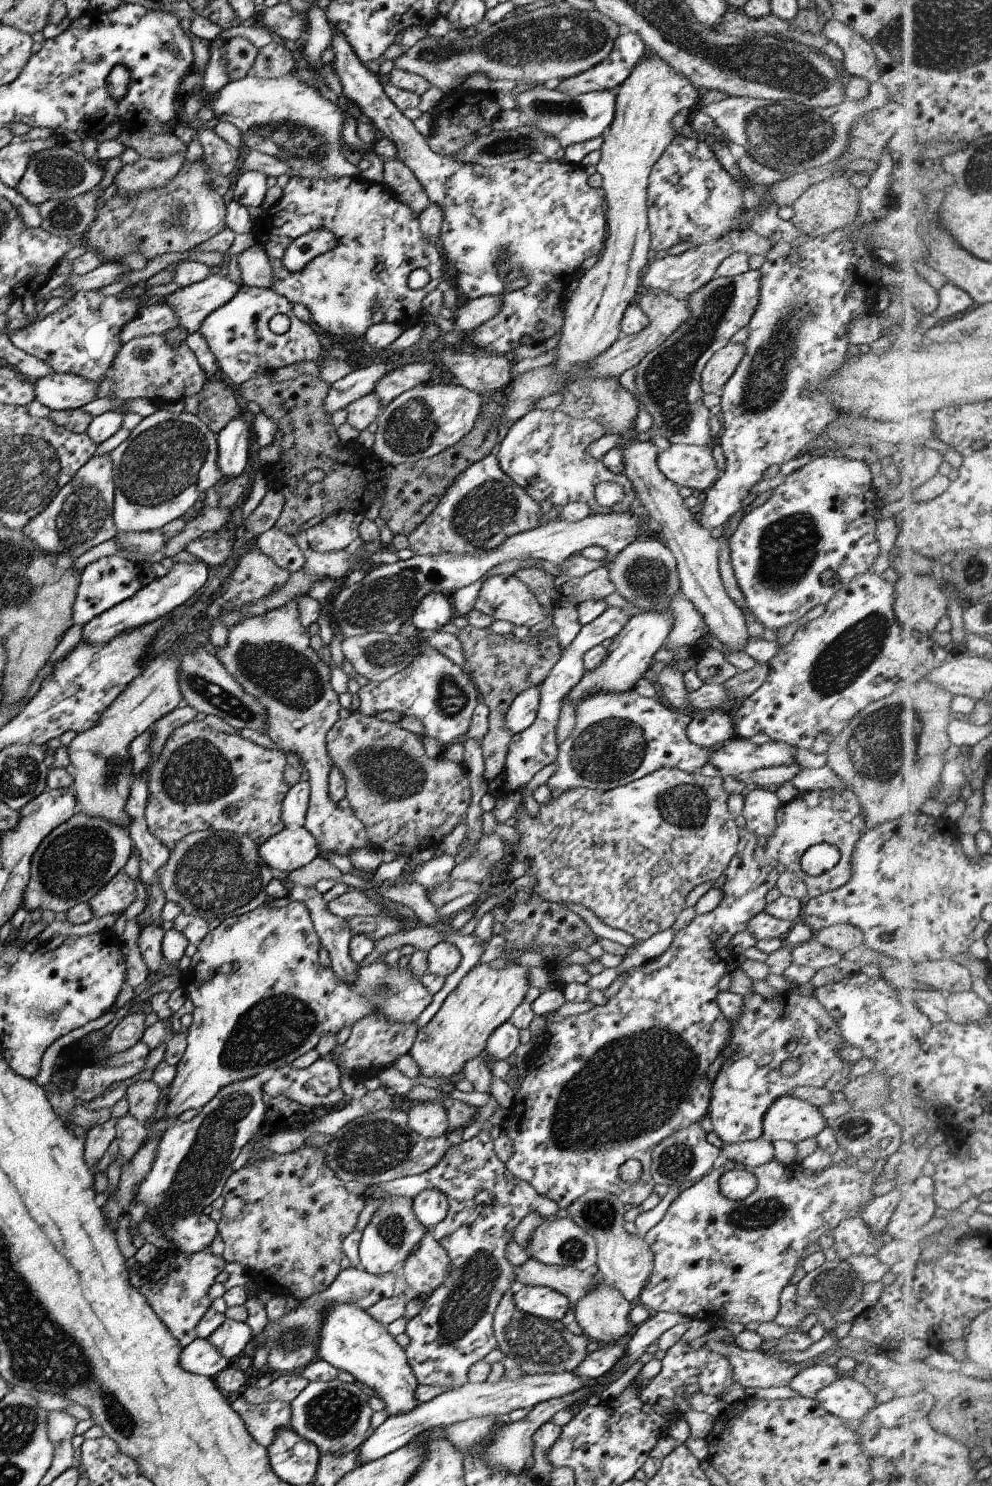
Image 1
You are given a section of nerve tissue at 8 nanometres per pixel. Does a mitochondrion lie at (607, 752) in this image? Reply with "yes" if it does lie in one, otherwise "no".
yes

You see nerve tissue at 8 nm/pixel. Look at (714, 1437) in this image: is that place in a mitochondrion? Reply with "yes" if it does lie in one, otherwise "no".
no

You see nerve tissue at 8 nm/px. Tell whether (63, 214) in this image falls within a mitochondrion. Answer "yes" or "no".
yes

